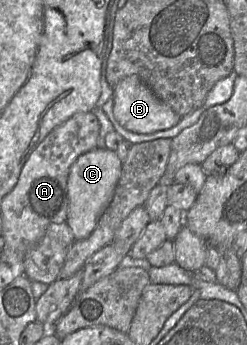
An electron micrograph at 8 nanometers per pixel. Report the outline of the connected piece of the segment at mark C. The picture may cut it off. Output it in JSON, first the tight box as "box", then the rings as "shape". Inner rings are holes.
{"box":[66,148,122,241],"shape":[[[94,148],[80,155],[71,165],[67,180],[68,213],[66,223],[75,241],[87,238],[112,201],[122,171],[122,162],[115,151]]]}

